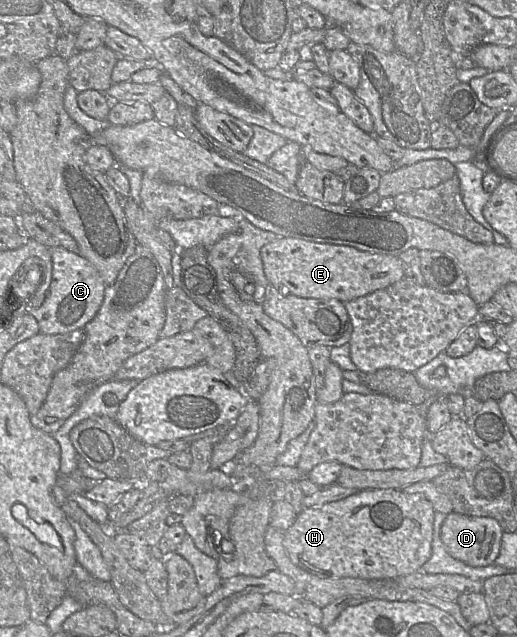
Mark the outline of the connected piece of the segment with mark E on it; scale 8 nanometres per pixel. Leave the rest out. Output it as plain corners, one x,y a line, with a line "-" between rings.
278,237
261,248
263,270
270,284
301,298
332,298
343,303
384,289
404,277
397,256
370,253
347,245

